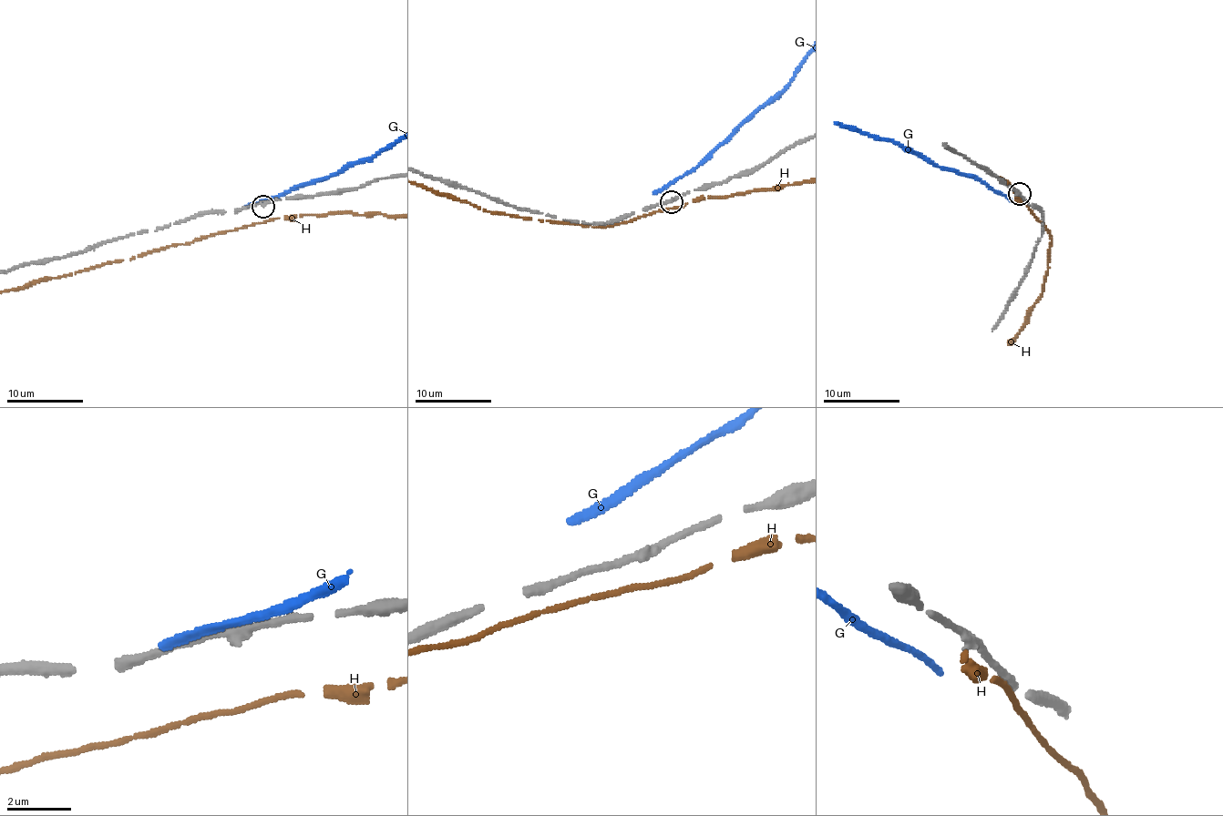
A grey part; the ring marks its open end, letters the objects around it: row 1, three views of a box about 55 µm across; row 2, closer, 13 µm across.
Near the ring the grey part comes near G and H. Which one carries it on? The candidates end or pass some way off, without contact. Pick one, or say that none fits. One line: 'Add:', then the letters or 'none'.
Add: H

